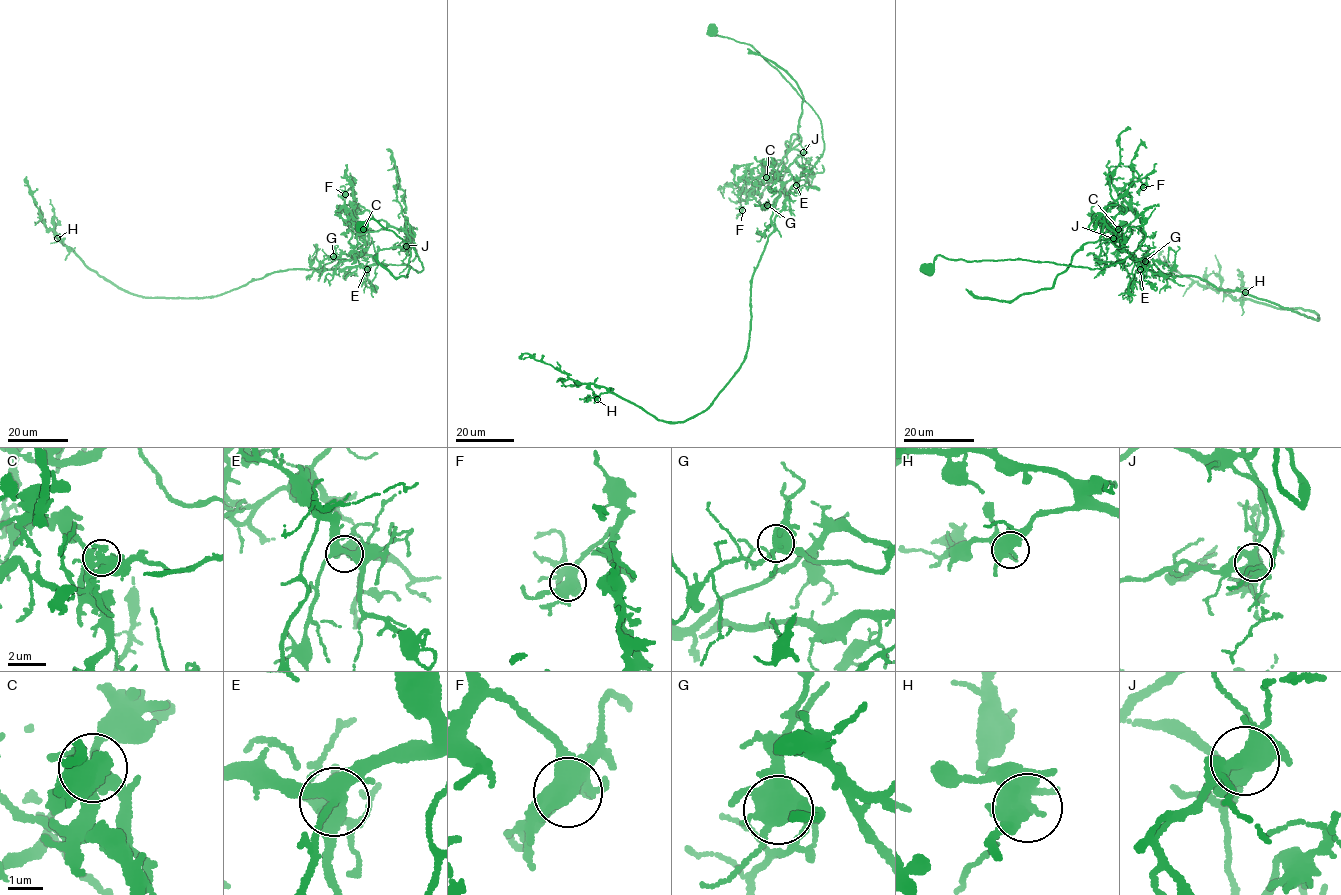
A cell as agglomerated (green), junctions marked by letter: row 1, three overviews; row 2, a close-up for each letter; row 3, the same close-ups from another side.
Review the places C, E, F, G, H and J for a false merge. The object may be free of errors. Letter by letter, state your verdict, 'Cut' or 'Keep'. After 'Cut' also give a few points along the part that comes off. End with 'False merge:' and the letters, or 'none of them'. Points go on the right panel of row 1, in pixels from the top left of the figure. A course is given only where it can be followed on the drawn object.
C: Keep
E: Keep
F: Keep
G: Keep
H: Keep
J: Cut. Course of the part to remove: (1112, 238), (1115, 232), (1105, 224), (1099, 239), (1074, 254), (1050, 288), (1003, 301), (982, 299), (965, 289)
False merge: J

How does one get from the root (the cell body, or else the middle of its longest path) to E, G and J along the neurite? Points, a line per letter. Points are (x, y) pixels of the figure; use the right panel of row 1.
E: (930, 268), (940, 254), (954, 260), (1023, 259), (1094, 269), (1121, 262), (1129, 256), (1136, 260), (1140, 269)
G: (930, 268), (940, 254), (954, 260), (1023, 259), (1094, 269), (1129, 256), (1136, 260), (1133, 254), (1145, 261)
J: (930, 268), (940, 254), (954, 260), (1023, 259), (1094, 269), (1129, 256), (1136, 260), (1118, 248), (1112, 238)

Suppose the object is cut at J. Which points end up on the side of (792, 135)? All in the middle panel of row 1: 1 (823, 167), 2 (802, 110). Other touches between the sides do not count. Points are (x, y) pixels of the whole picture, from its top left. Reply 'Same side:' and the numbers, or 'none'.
Same side: 1, 2

